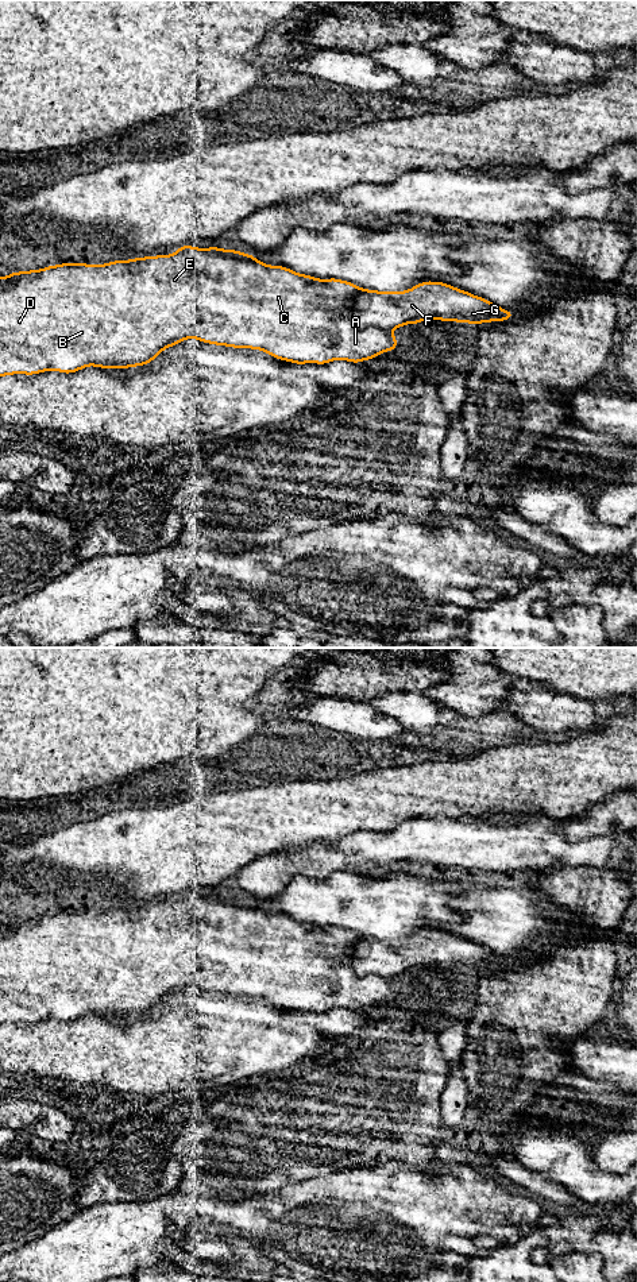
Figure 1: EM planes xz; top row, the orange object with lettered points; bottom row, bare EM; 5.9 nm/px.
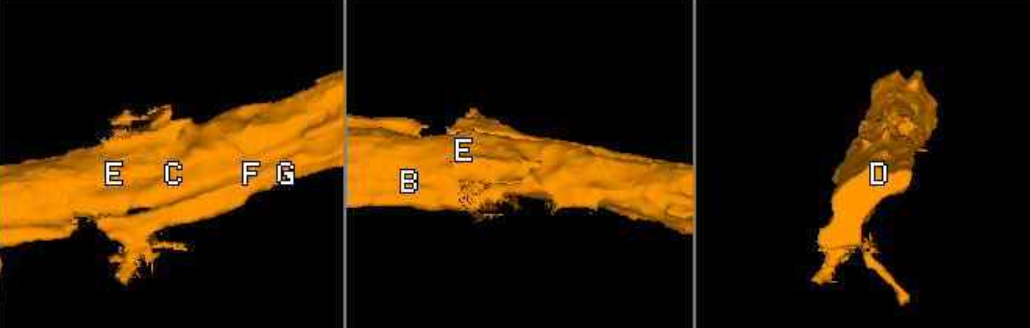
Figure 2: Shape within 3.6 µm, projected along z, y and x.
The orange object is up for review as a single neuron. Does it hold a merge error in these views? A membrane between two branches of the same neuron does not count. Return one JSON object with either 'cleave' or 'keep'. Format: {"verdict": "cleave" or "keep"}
{"verdict": "keep"}

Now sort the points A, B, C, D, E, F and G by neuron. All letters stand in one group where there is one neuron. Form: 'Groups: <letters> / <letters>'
Groups: A B C D E F G

